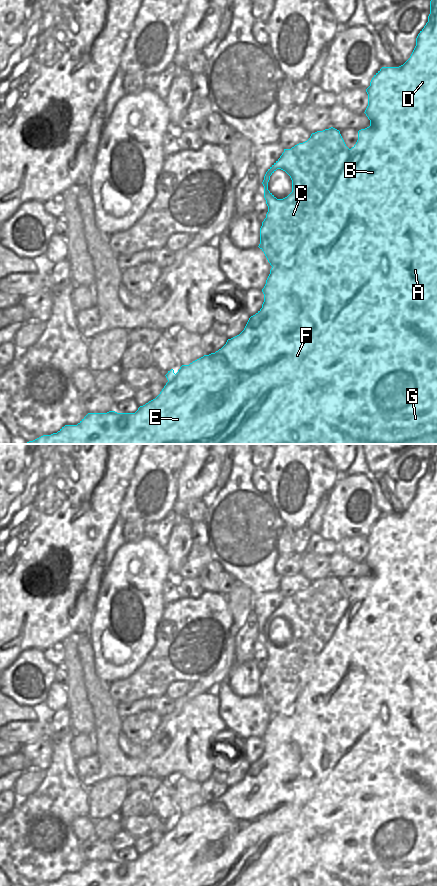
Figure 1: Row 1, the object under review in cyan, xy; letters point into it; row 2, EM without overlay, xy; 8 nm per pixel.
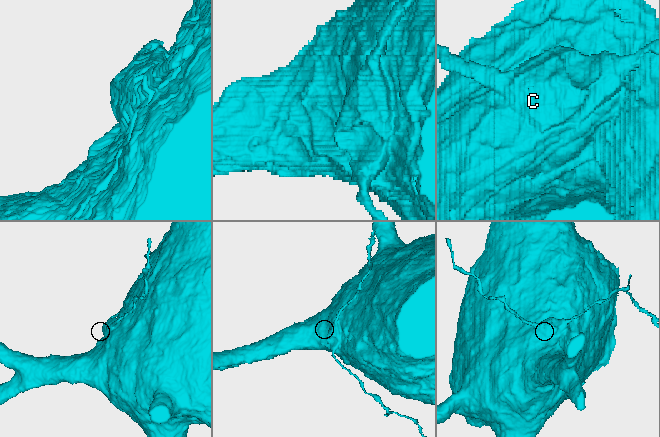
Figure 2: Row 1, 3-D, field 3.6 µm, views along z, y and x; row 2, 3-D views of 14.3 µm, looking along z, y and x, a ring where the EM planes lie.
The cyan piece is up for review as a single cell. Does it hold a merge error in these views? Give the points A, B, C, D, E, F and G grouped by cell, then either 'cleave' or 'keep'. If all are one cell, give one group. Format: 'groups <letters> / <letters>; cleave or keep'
groups A B D E F G / C; cleave

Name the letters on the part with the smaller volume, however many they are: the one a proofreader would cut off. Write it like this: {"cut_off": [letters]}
{"cut_off": ["C"]}

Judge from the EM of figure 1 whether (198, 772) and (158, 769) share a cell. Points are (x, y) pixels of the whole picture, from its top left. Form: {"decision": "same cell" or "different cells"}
{"decision": "same cell"}

